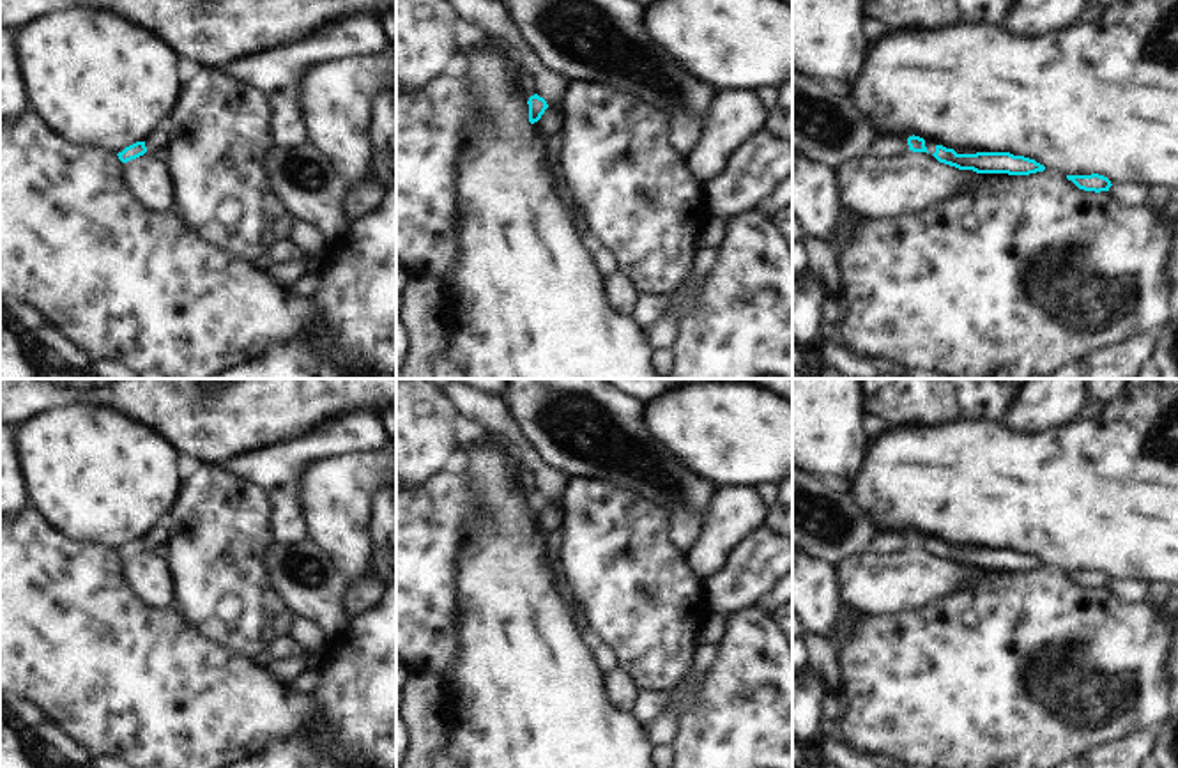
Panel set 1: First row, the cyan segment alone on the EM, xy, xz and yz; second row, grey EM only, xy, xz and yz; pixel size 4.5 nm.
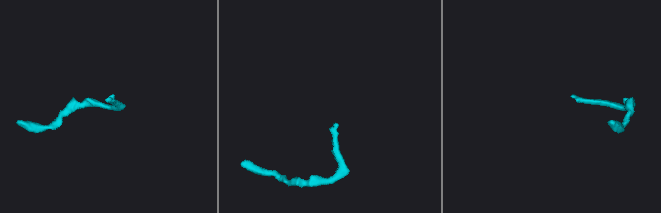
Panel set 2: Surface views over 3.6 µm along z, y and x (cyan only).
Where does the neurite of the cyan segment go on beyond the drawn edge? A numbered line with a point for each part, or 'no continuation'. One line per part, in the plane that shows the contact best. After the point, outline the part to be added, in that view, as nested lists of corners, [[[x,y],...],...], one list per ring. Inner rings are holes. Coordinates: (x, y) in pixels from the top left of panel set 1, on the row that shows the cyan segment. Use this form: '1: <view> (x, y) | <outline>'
1: xz (554, 119) | [[[562,103],[548,106],[545,110],[545,113],[541,115],[541,120],[543,120],[543,126],[547,127],[548,134],[555,134],[555,133],[562,131],[562,127],[566,124]]]

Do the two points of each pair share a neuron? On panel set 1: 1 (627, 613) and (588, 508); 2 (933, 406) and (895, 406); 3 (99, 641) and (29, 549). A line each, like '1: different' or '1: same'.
1: same
2: same
3: same

